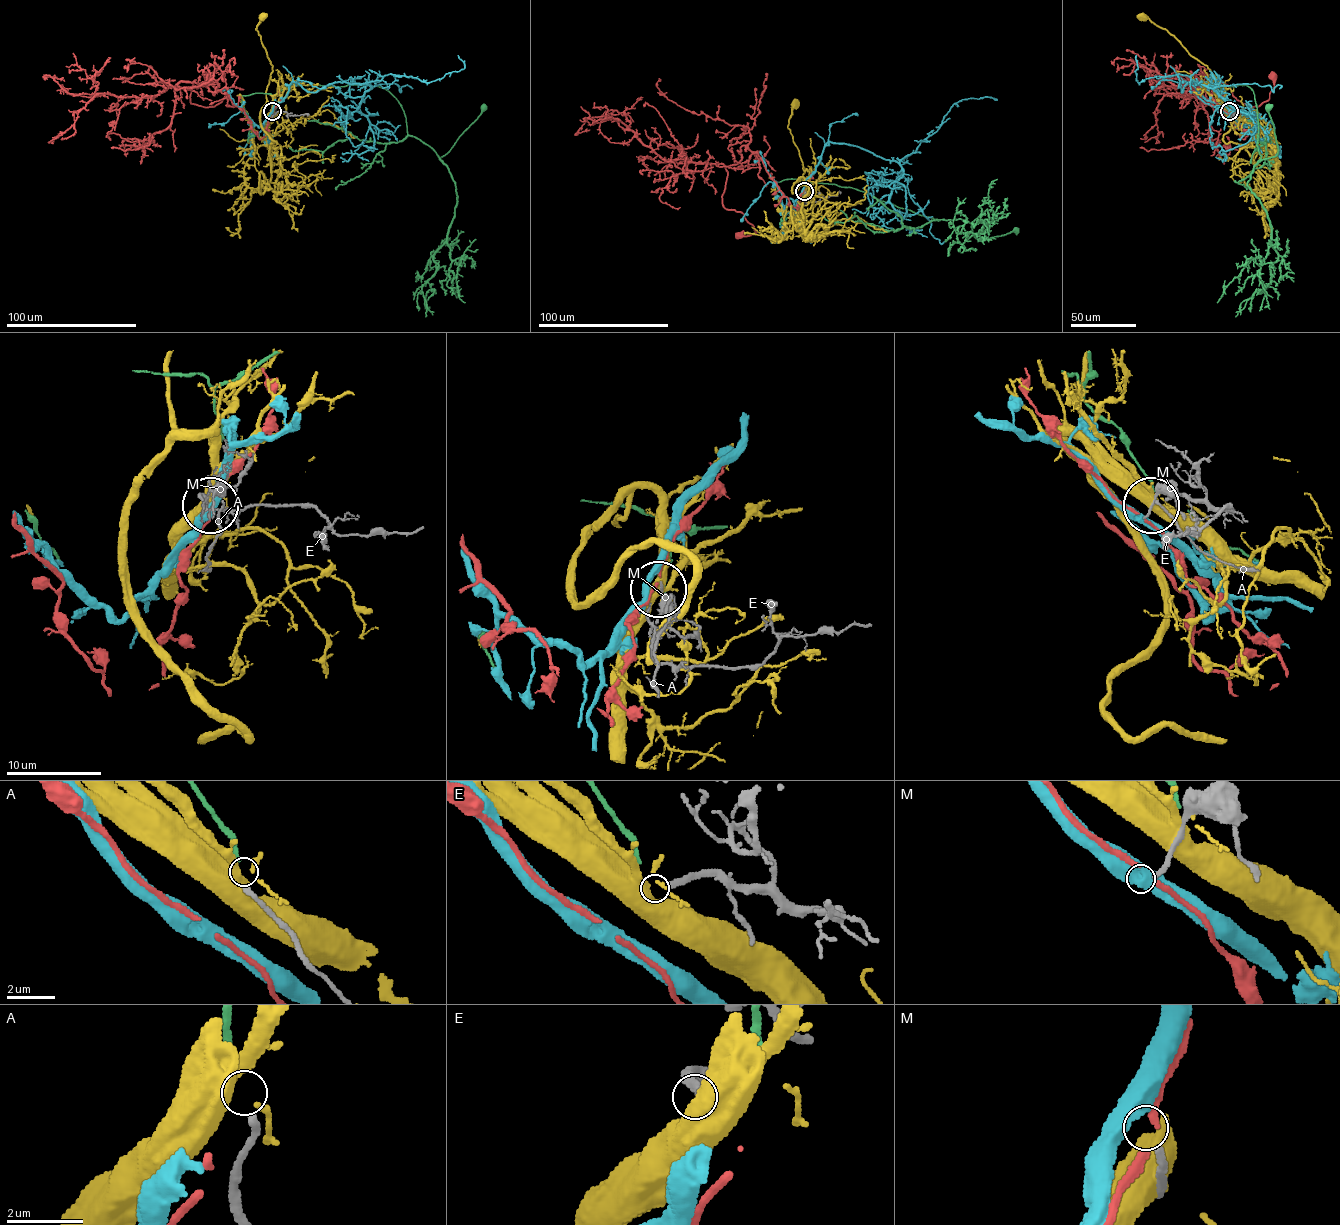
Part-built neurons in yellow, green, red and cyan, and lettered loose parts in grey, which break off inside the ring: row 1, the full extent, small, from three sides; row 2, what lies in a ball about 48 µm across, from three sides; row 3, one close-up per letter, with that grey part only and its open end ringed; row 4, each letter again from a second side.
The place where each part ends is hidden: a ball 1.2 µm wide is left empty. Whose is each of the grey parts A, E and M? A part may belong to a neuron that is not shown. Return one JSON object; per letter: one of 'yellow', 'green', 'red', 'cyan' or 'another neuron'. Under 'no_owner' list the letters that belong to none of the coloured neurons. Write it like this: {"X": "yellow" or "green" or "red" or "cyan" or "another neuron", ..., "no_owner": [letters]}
{"A": "green", "E": "yellow", "M": "cyan", "no_owner": []}

